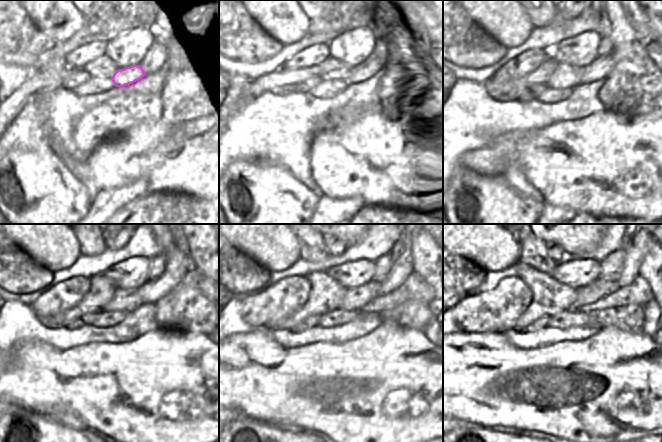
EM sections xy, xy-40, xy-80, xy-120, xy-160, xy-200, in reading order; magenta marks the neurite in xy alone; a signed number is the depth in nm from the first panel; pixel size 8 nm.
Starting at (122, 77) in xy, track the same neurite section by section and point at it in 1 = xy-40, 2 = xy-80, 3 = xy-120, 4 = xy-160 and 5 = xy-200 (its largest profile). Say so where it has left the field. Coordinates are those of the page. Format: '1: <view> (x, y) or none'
1: xy-40 (364, 71)
2: xy-80 (600, 67)
3: xy-120 (178, 265)
4: xy-160 (402, 252)
5: xy-200 (634, 244)

